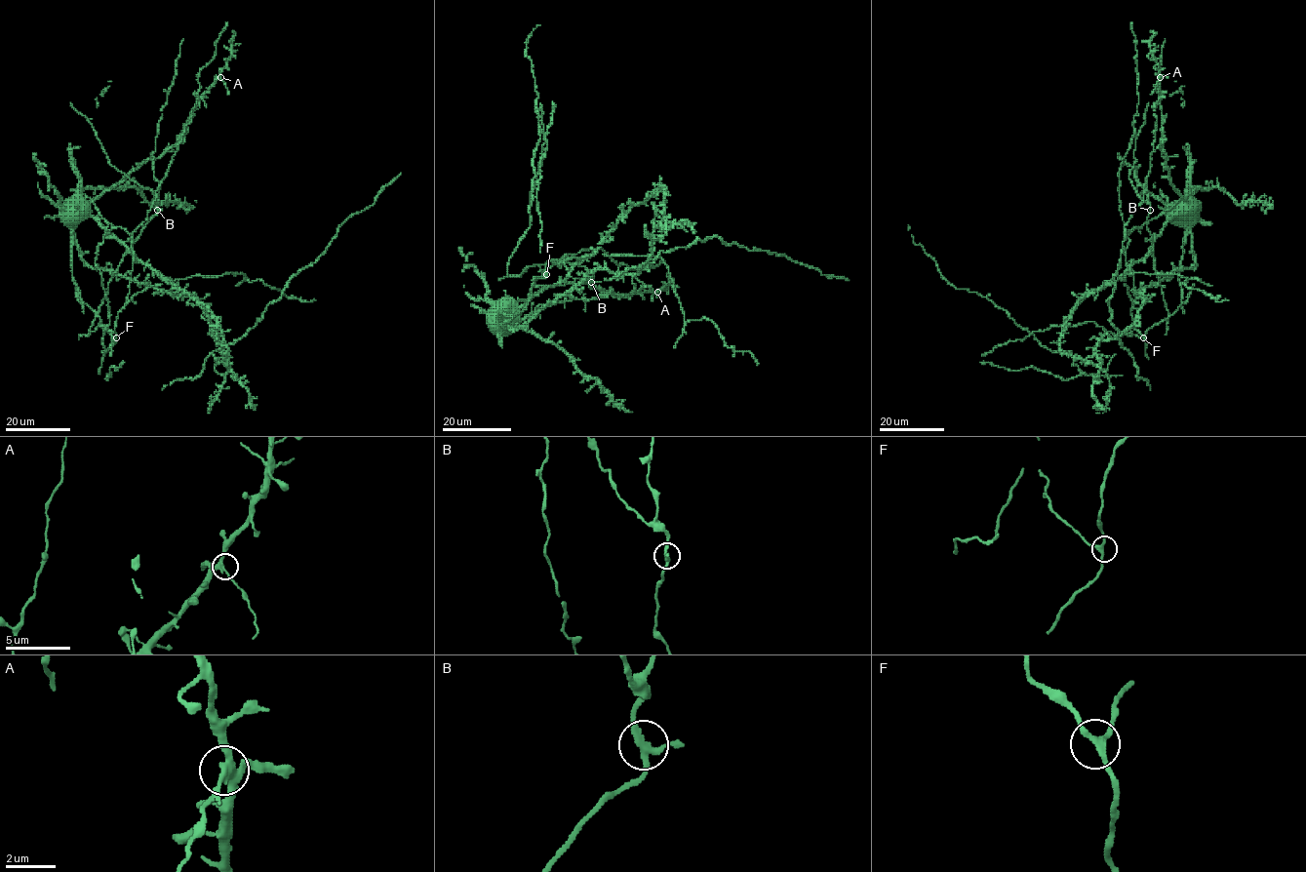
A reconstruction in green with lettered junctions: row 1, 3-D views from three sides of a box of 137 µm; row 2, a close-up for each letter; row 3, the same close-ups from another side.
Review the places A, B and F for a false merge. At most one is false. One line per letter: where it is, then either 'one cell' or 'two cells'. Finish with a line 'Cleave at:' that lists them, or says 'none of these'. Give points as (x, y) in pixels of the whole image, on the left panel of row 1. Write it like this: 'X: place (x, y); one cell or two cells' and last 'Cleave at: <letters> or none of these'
A: place (220, 77); one cell
B: place (157, 210); one cell
F: place (116, 337); one cell
Cleave at: none of these

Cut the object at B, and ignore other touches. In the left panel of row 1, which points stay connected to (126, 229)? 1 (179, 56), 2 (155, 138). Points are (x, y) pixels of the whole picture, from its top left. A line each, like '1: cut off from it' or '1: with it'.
1: cut off from it
2: cut off from it

